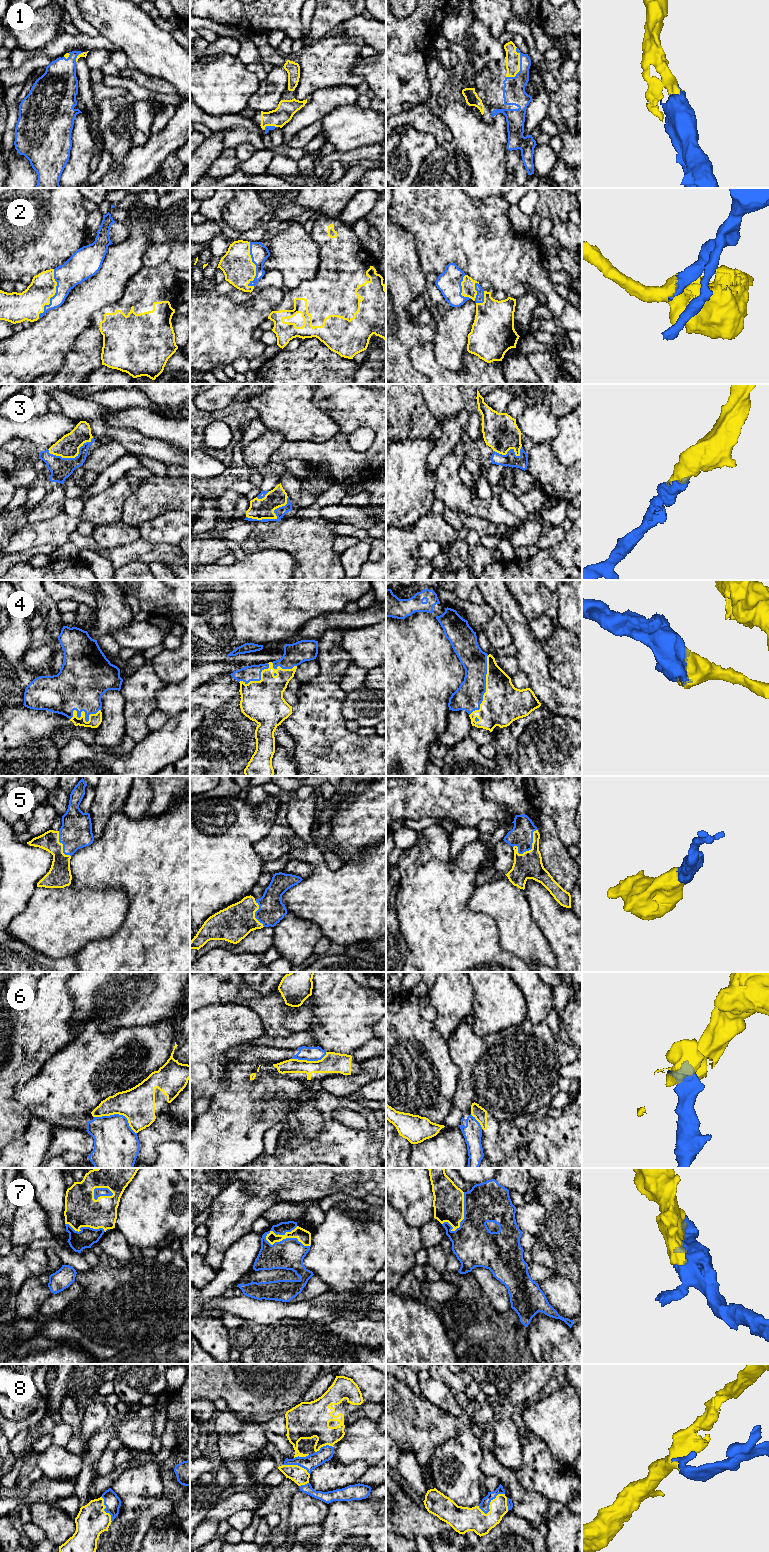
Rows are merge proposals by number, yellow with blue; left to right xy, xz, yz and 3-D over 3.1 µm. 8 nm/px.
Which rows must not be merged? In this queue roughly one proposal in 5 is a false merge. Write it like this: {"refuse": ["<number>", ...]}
{"refuse": ["6"]}

